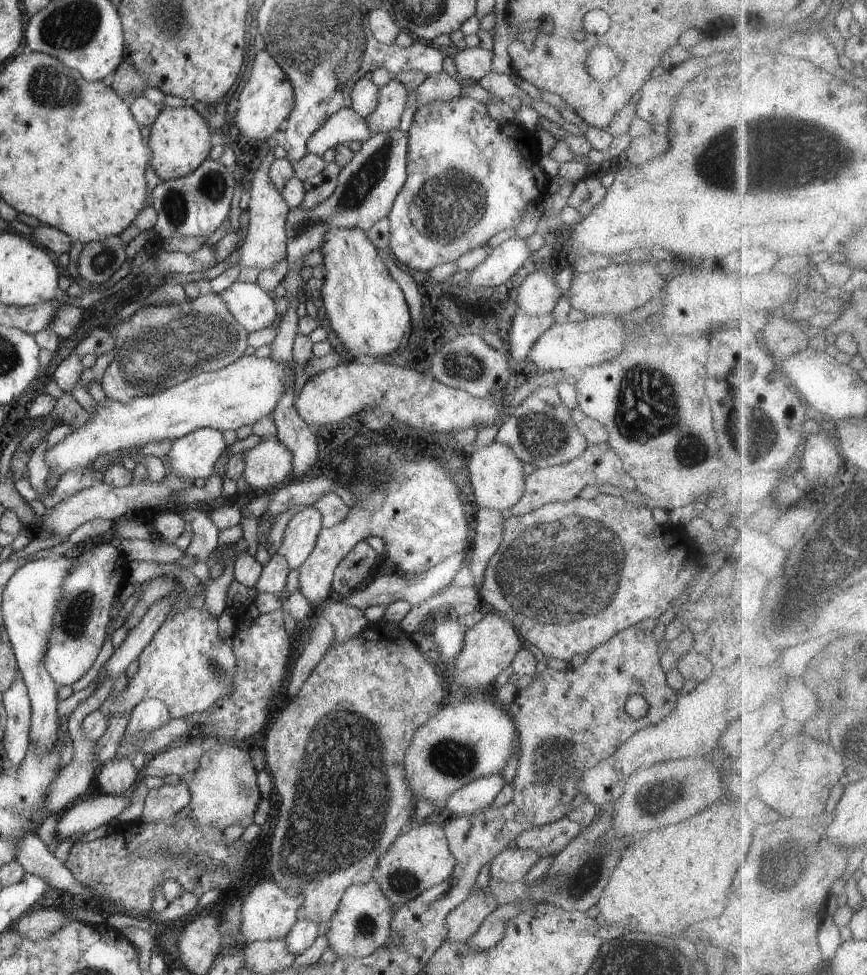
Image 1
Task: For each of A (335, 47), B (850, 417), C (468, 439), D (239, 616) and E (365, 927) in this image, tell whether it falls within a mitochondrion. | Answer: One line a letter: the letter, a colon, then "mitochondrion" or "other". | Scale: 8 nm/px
A: mitochondrion
B: other
C: other
D: other
E: mitochondrion

